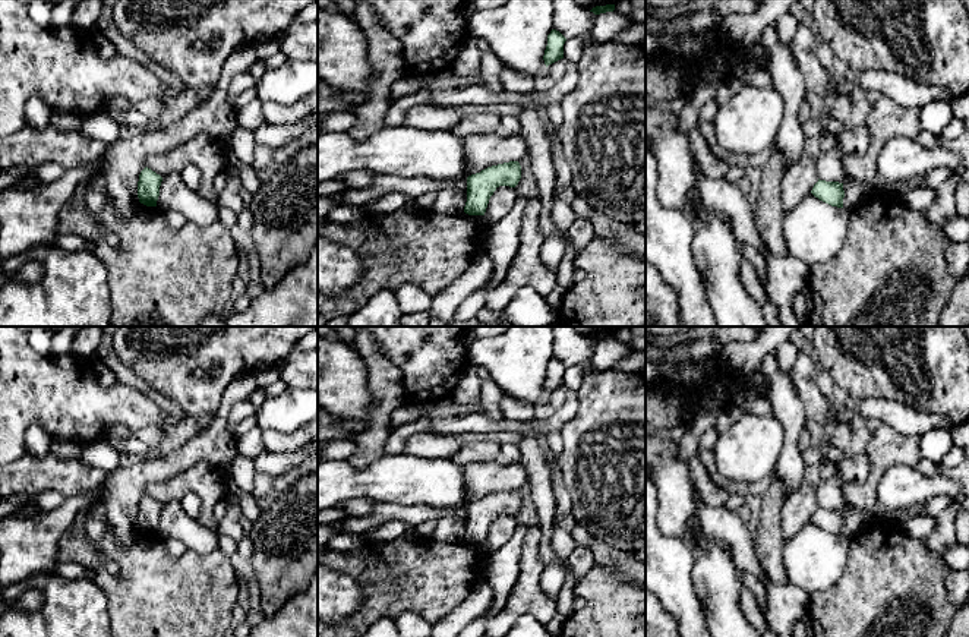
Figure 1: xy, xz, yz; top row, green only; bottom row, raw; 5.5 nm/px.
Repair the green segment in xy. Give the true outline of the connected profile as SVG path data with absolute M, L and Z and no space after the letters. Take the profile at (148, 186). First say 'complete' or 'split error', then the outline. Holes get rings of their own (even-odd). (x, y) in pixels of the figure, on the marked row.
complete | M145 167L139 174L138 198L146 206L157 206L162 177Z

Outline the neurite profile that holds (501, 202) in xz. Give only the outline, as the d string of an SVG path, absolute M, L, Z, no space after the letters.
M499 186L489 199L484 217L490 224L502 220L514 206L518 195L515 187Z

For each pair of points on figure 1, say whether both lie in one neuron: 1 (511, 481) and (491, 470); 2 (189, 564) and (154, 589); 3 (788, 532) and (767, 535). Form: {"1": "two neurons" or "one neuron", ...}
{"1": "one neuron", "2": "one neuron", "3": "two neurons"}

